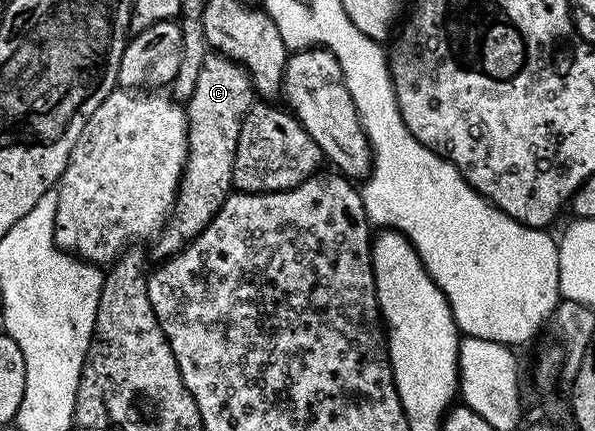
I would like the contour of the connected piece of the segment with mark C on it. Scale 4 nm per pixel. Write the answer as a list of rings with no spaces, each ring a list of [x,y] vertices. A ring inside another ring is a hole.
[[[208,53],[196,77],[196,87],[192,90],[186,112],[186,168],[182,170],[182,180],[178,183],[178,197],[174,200],[174,210],[165,227],[153,244],[159,260],[165,261],[178,254],[191,239],[194,239],[216,217],[224,205],[226,196],[232,191],[232,161],[236,161],[236,141],[240,141],[240,125],[248,109],[256,102],[256,92],[248,73],[233,59],[217,53]]]

